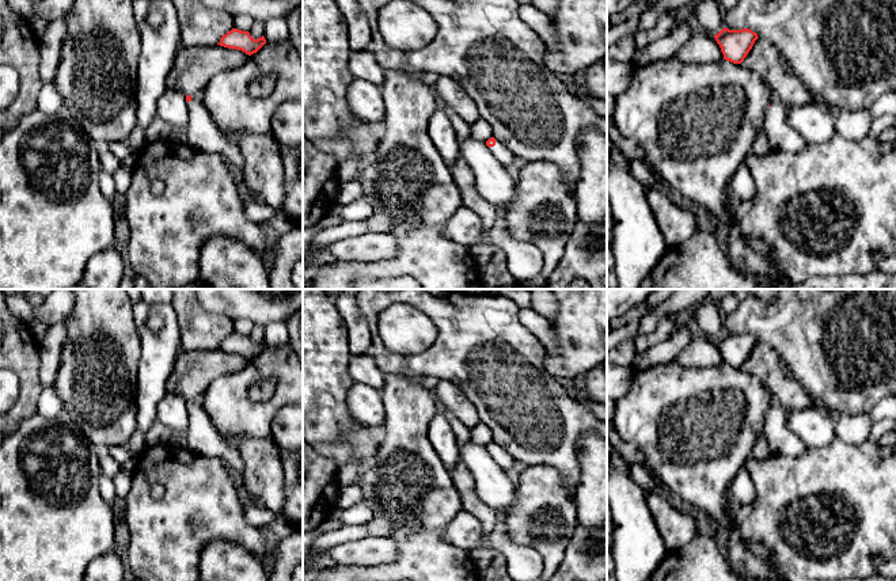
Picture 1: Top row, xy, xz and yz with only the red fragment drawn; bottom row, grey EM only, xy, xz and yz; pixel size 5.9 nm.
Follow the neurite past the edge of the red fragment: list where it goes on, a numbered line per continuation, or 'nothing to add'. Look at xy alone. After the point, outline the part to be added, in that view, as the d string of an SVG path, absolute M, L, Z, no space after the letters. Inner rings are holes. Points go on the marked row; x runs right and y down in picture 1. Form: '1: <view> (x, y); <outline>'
1: xy (202, 135); M191 96L187 107L189 124L186 134L179 140L198 152L216 152L223 155L236 172L239 182L242 182L243 157L236 137L227 137L220 132L200 98Z

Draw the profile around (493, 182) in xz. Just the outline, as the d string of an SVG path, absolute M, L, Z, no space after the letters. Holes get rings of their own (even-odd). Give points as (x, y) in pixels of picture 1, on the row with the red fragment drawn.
M468 136L459 143L459 149L475 174L478 193L494 205L500 213L504 213L515 198L516 181L490 152L486 143Z

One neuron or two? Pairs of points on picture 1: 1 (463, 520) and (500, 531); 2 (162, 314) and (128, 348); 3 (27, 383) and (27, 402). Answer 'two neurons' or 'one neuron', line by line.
1: one neuron
2: two neurons
3: one neuron

